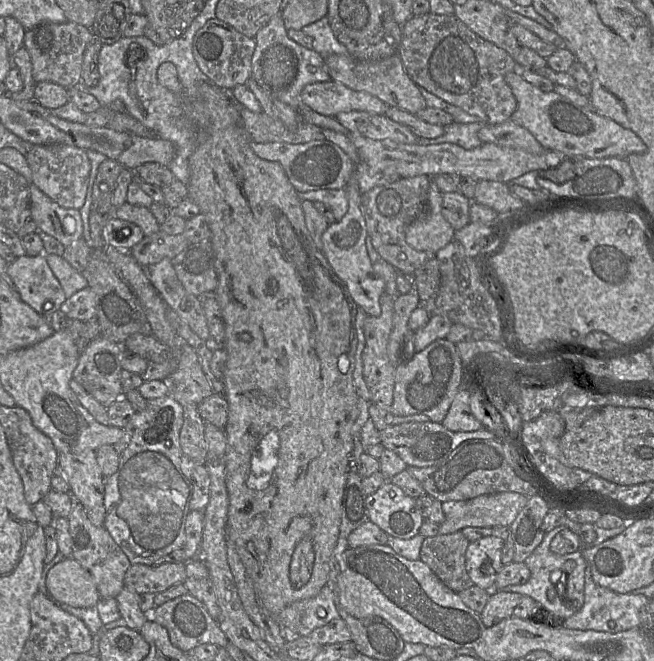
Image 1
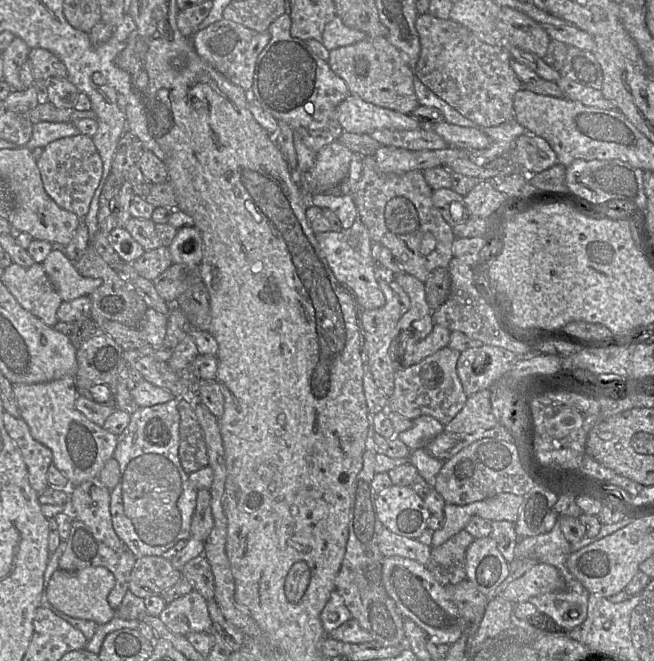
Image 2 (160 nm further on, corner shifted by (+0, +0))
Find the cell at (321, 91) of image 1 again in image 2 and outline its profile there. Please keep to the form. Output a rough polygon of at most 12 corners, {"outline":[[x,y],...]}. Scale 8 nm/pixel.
{"outline":[[353,94],[338,105],[345,132],[415,130],[422,121]]}

